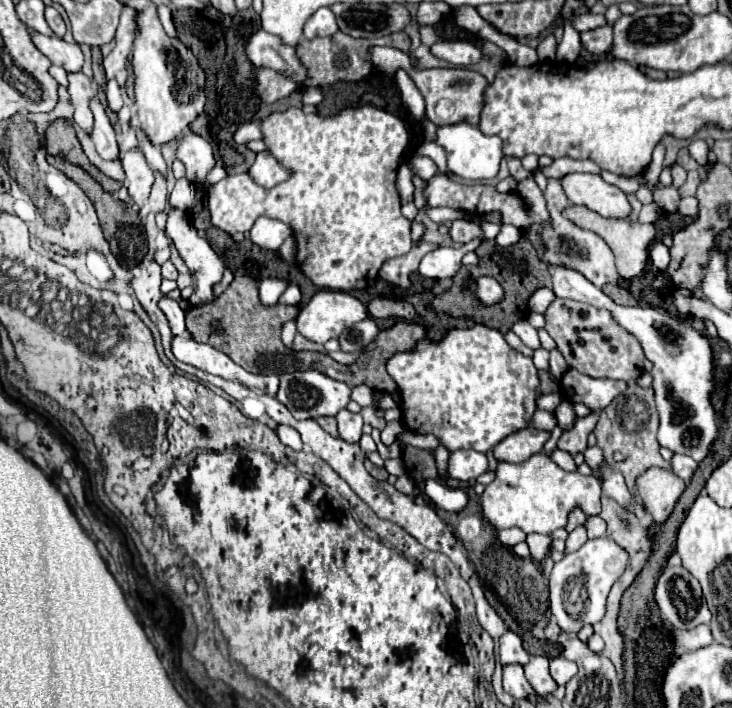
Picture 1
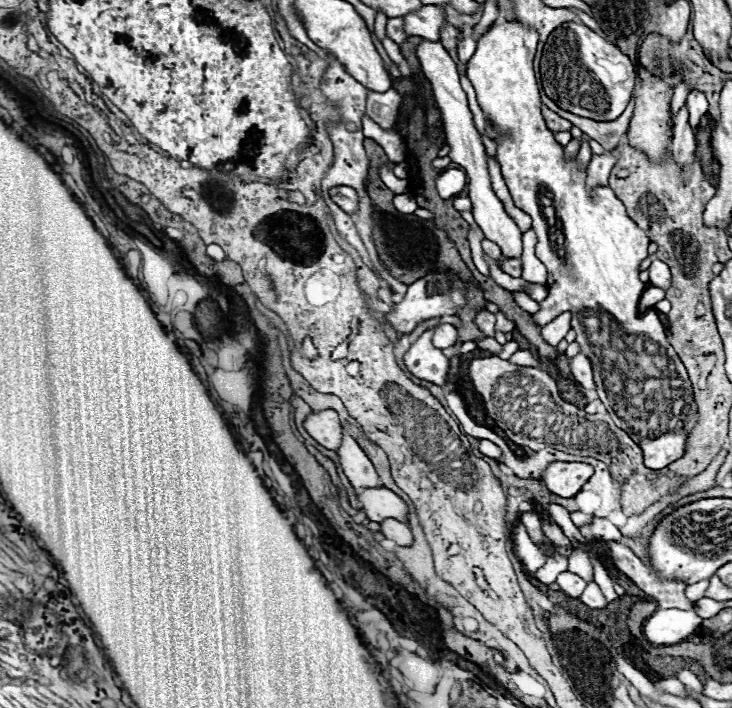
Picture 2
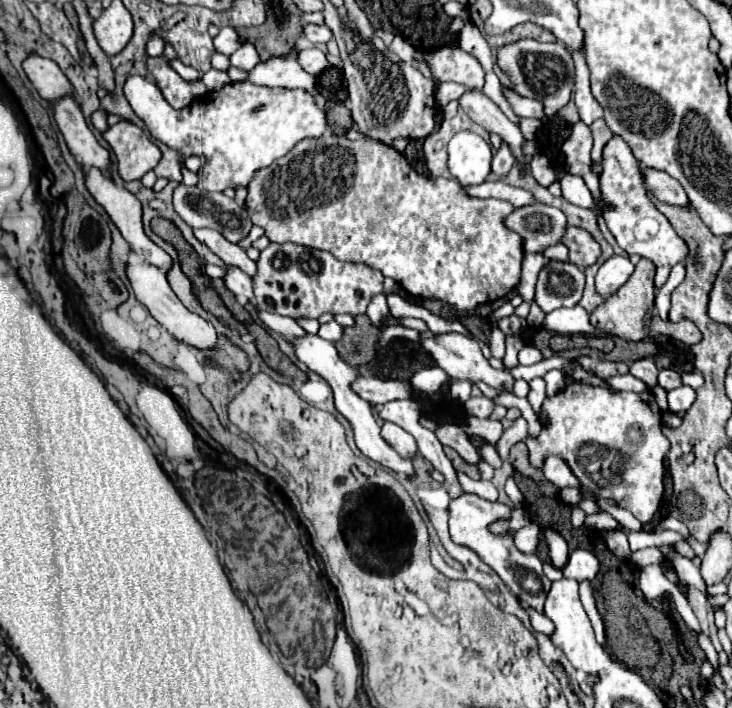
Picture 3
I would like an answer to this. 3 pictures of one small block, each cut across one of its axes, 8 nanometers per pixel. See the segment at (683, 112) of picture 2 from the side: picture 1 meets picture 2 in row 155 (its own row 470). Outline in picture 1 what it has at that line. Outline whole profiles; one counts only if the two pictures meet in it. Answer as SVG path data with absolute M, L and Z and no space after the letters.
M674 454L674 458L672 458L672 472L674 472L676 476L680 476L684 482L690 480L690 476L692 476L694 470L696 470L696 466L698 466L698 464L696 464L690 456Z

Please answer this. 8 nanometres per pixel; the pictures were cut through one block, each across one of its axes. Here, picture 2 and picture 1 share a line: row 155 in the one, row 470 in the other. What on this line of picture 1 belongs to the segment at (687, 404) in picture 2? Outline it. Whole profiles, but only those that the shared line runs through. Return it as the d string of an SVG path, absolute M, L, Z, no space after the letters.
M534 454L534 458L520 464L498 464L494 482L490 482L482 494L482 512L498 530L516 526L526 534L552 534L554 530L566 526L568 512L574 506L580 506L588 516L596 516L600 512L600 494L602 488L594 476L566 472L546 454Z

